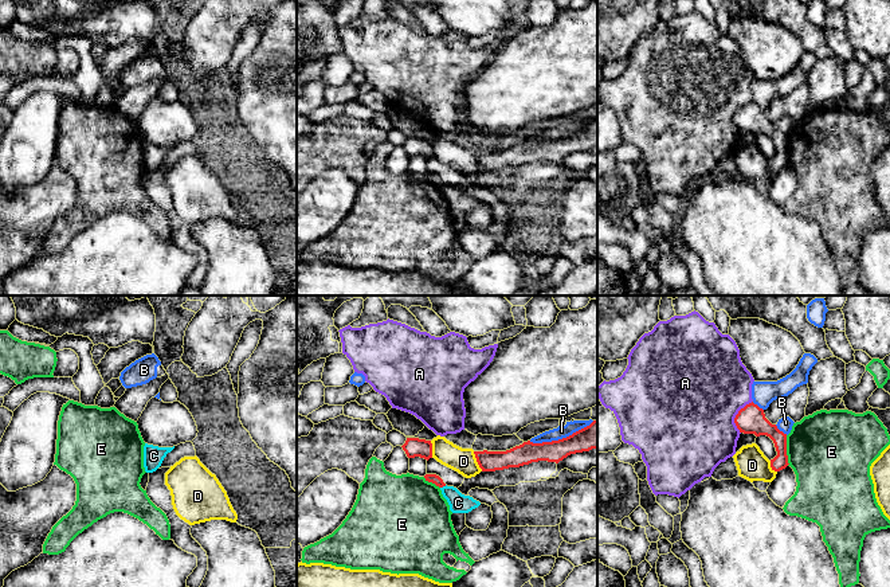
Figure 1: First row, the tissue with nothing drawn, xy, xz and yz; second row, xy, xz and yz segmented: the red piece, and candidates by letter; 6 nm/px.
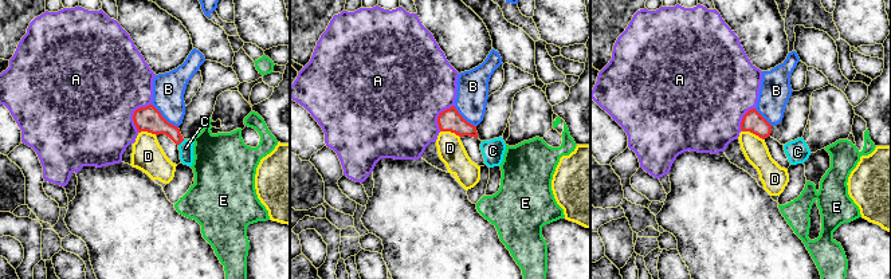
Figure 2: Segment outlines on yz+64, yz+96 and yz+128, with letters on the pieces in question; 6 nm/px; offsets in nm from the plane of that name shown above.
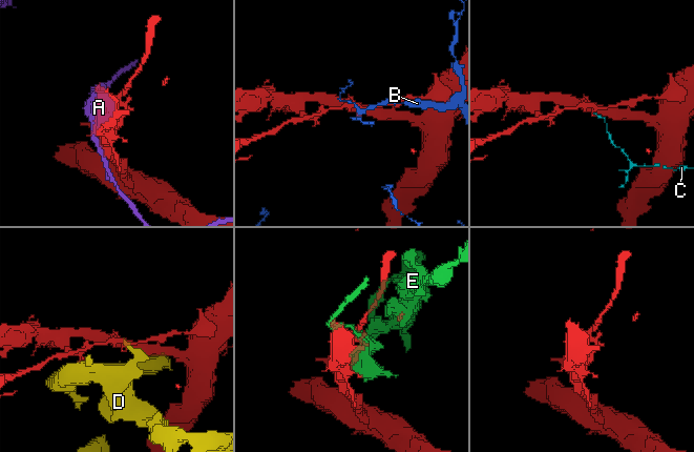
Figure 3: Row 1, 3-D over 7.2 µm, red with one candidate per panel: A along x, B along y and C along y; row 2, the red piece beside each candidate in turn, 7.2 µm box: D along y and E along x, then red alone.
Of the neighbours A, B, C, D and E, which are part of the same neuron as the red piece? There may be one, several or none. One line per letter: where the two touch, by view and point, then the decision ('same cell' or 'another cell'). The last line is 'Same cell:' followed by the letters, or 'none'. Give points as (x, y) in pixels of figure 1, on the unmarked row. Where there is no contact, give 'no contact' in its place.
A: yz (736, 114) | another cell
B: xz (563, 137) | another cell
C: xz (443, 184) | another cell
D: xz (477, 160) | another cell
E: yz (785, 149) | another cell
Same cell: none

